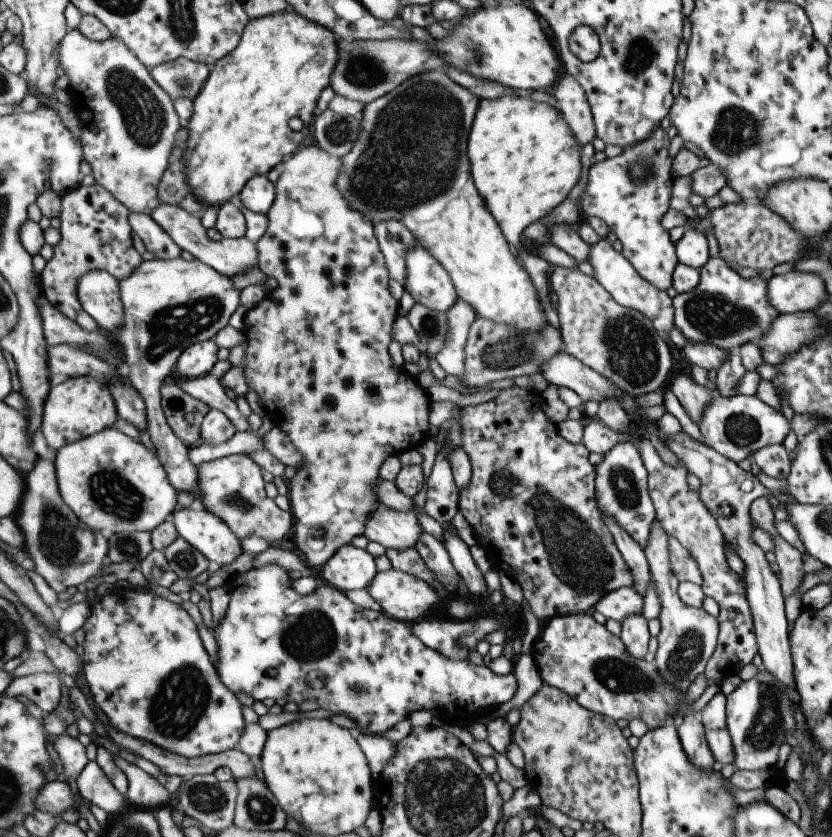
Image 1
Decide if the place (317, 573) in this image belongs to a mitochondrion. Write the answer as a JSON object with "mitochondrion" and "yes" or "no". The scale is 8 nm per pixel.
{"mitochondrion":"no"}

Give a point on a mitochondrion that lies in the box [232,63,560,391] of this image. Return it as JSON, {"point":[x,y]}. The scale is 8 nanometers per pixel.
{"point":[424,125]}

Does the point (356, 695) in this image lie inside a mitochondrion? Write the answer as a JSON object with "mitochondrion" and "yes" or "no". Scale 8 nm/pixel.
{"mitochondrion":"yes"}

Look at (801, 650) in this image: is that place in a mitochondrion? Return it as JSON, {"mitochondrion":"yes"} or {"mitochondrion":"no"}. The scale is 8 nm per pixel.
{"mitochondrion":"no"}

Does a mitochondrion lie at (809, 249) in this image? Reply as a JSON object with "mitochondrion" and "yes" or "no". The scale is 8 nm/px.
{"mitochondrion":"no"}

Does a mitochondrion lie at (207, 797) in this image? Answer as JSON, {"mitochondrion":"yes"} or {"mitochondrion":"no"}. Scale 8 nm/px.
{"mitochondrion":"yes"}

